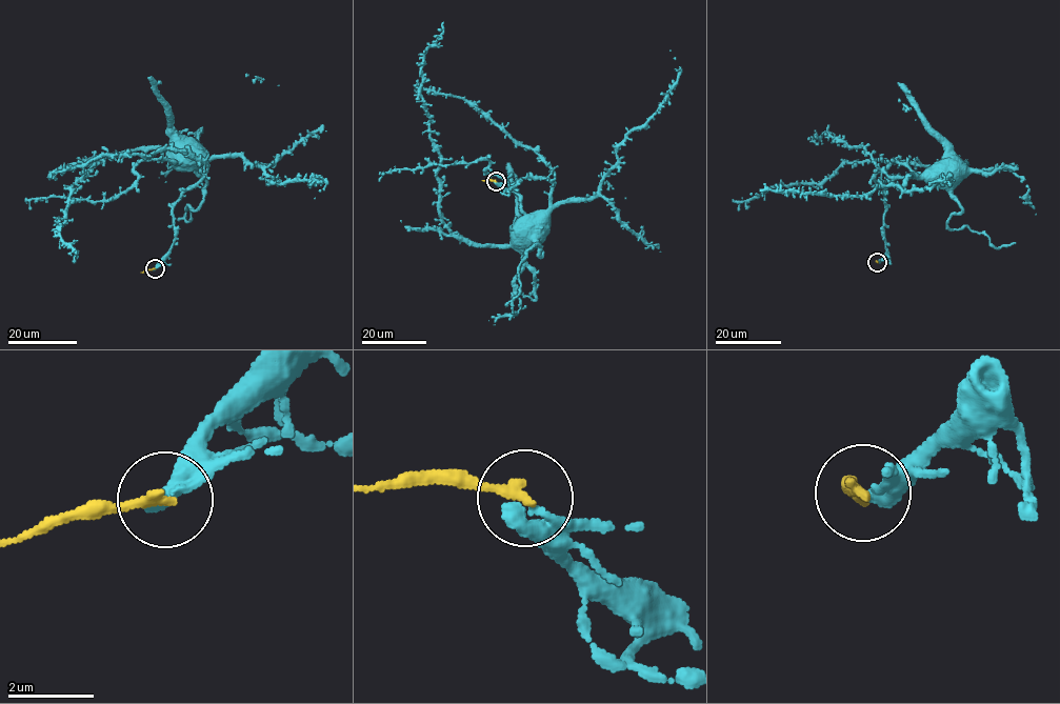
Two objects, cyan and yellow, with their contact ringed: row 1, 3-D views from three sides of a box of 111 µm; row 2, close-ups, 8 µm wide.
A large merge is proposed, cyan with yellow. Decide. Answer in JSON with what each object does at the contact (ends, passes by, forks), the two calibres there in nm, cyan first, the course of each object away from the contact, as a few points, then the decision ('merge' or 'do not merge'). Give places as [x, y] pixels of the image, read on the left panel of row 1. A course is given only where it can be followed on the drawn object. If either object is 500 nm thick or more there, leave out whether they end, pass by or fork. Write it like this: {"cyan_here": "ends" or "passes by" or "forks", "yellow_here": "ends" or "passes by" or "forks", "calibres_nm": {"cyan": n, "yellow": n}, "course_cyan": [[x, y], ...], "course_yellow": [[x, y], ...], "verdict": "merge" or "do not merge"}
{"cyan_here": "ends", "yellow_here": "ends", "calibres_nm": {"cyan": 440, "yellow": 240}, "course_cyan": [[155, 268], [172, 244], [173, 204], [207, 161], [162, 148], [98, 160], [73, 185], [58, 229], [74, 262]], "course_yellow": [[155, 268], [141, 273]], "verdict": "do not merge"}

